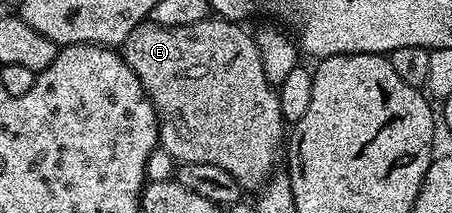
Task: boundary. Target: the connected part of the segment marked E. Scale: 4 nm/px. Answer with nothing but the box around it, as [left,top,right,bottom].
[120,17,288,193]

